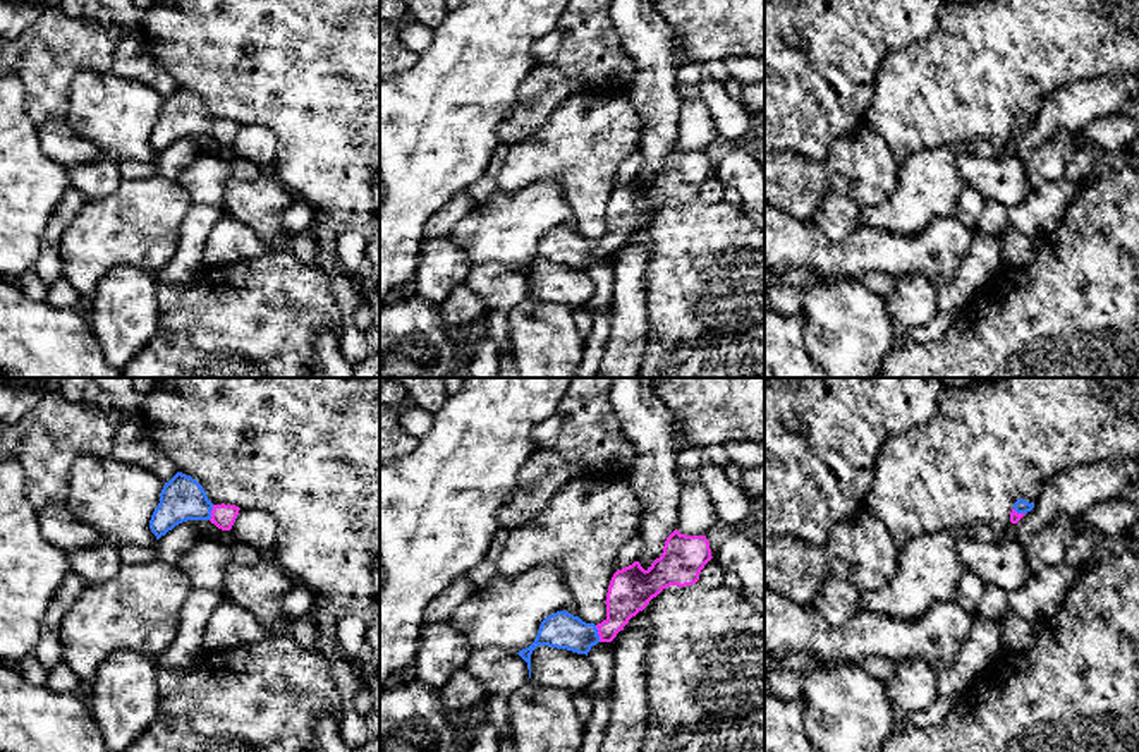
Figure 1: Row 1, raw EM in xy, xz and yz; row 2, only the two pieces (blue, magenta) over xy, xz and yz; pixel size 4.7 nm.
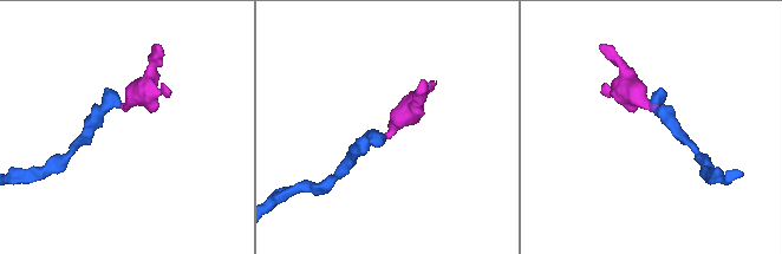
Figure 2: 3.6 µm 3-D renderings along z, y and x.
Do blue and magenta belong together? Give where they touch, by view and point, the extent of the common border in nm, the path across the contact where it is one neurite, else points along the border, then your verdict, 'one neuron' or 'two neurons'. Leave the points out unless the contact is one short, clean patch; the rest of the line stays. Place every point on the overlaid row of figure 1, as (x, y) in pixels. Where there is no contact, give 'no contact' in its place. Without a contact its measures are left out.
contact xz (596, 634); length 80 nm; way xz (562, 630), (596, 634), (617, 615), (629, 593); one neuron

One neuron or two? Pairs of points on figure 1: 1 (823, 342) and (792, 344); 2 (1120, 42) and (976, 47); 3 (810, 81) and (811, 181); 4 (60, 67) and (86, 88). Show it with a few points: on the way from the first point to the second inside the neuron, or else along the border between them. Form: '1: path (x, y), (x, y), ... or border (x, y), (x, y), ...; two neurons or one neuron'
1: border (804, 323), (804, 347), (815, 359); two neurons
2: path (1084, 45), (1012, 47); one neuron
3: border (782, 150), (792, 150), (822, 162); two neurons
4: border (109, 69), (81, 71), (74, 78), (64, 117); two neurons

